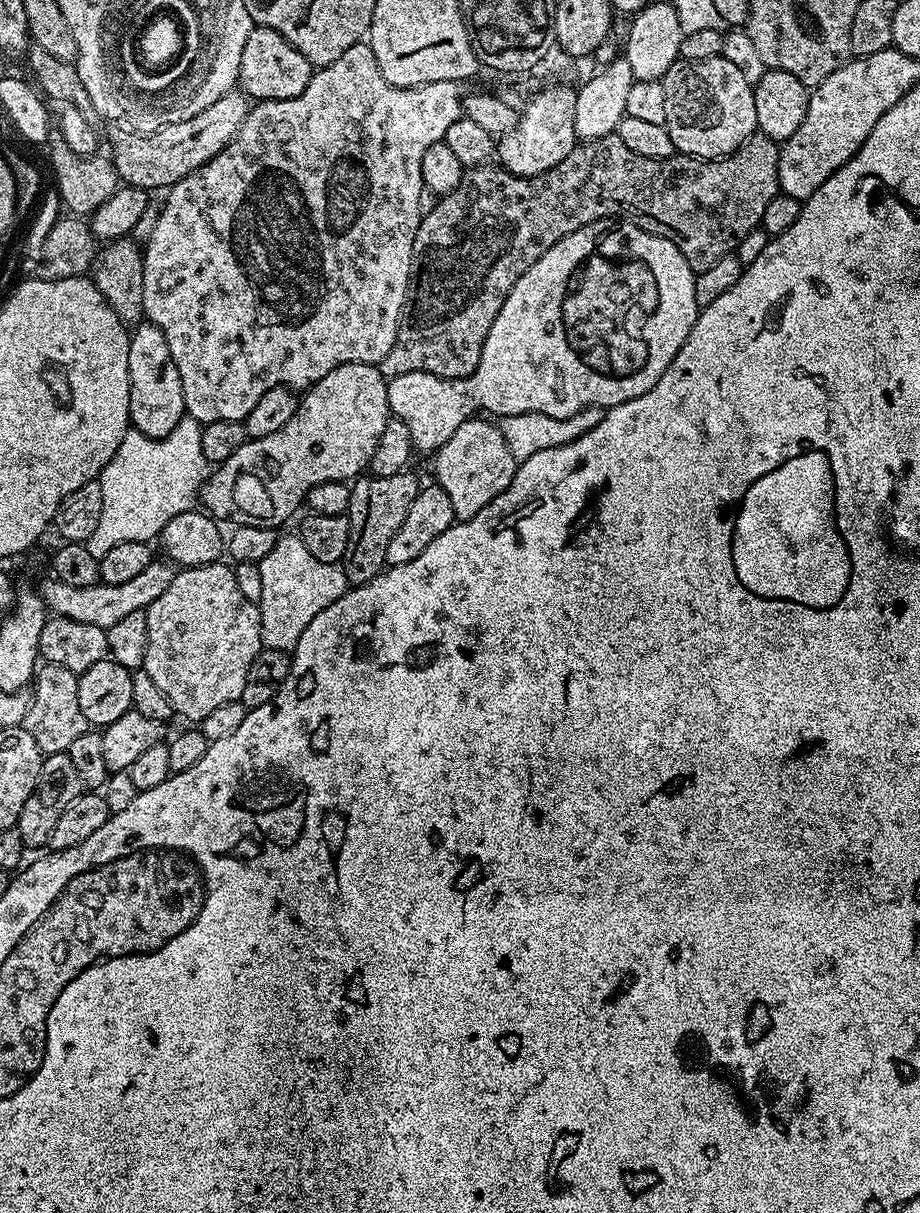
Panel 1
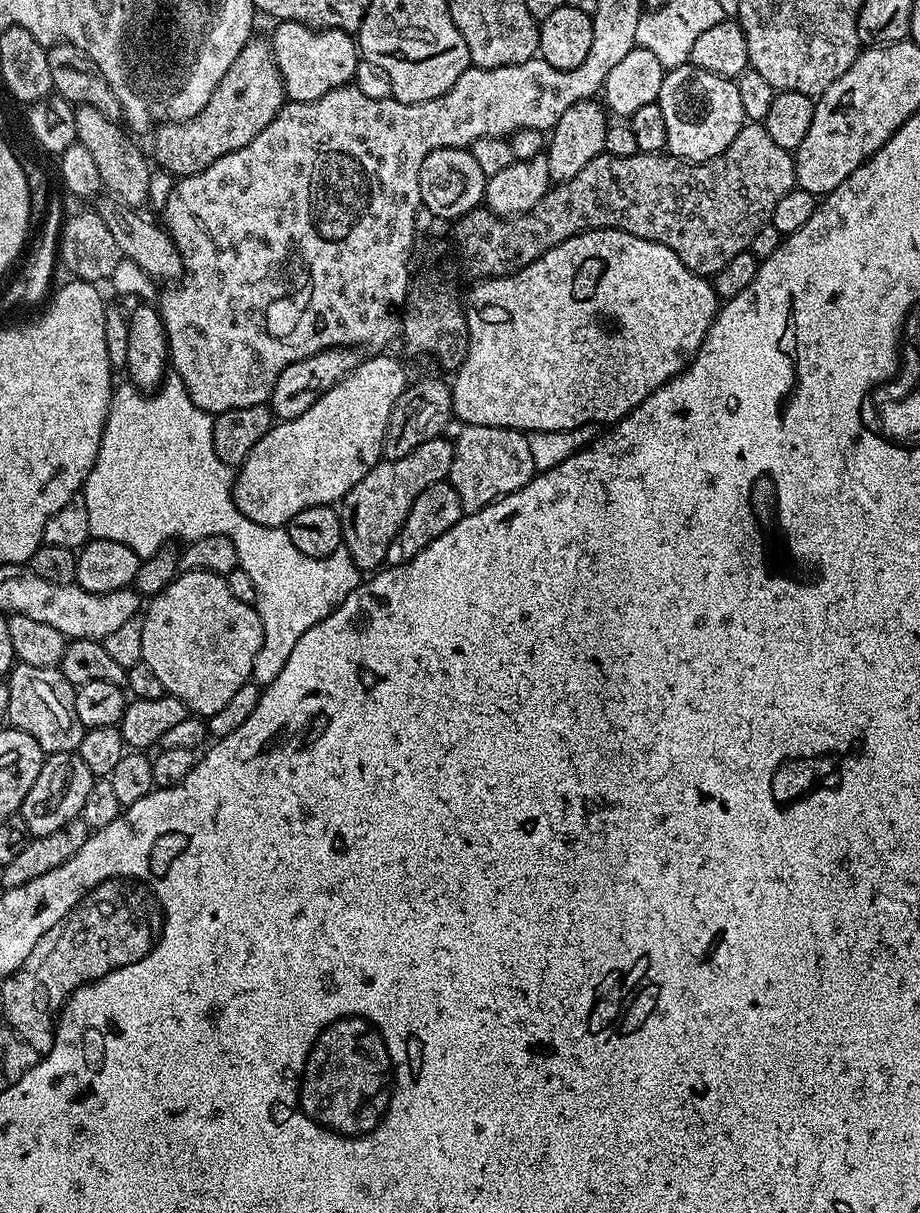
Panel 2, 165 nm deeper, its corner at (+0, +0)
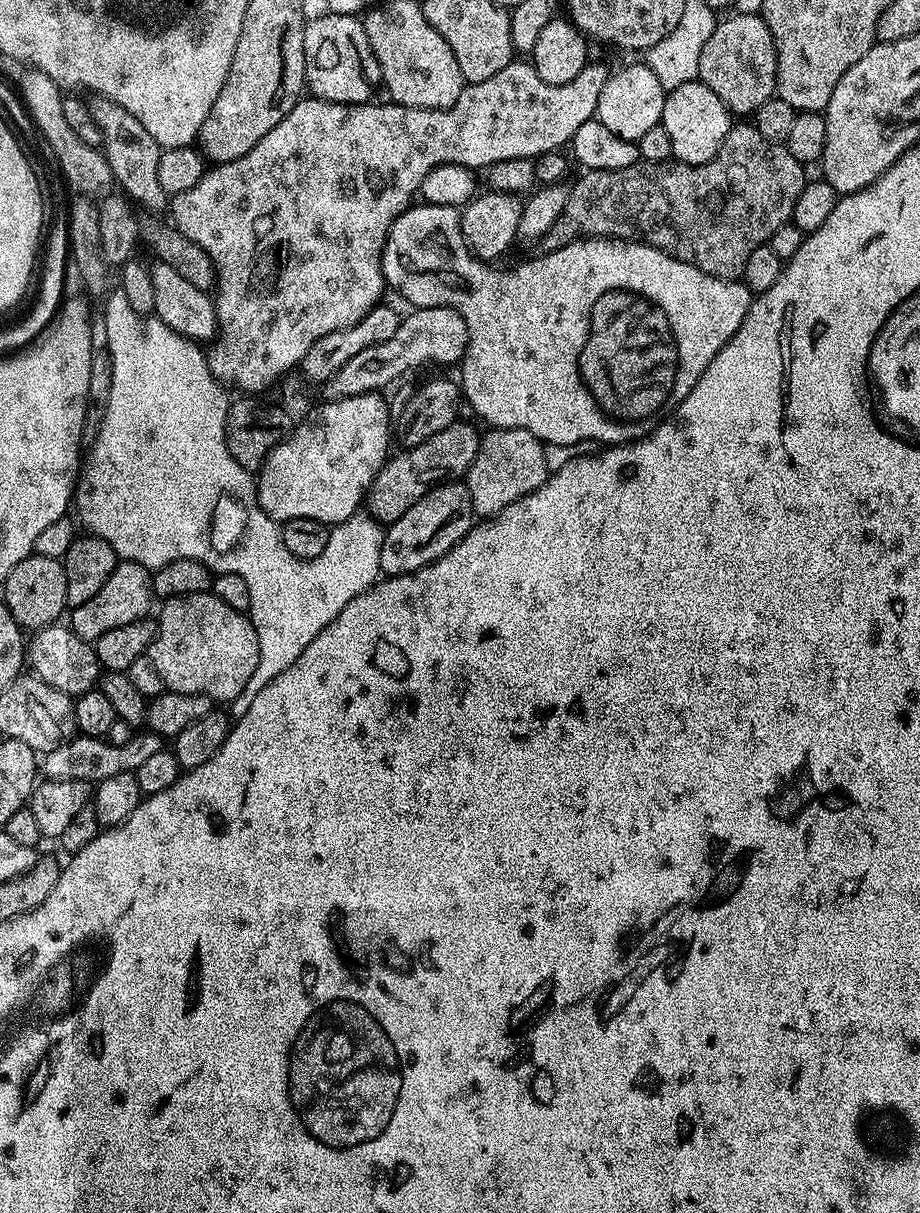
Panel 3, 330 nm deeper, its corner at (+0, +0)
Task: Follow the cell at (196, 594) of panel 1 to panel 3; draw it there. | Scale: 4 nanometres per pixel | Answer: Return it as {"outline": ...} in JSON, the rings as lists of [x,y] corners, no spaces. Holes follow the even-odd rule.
{"outline":[[[215,591],[170,596],[163,601],[164,609],[158,615],[156,641],[150,649],[151,667],[156,668],[163,683],[171,691],[195,696],[209,696],[214,702],[231,702],[238,694],[248,691],[250,678],[260,661],[260,639],[251,619],[241,609],[230,606]]]}

